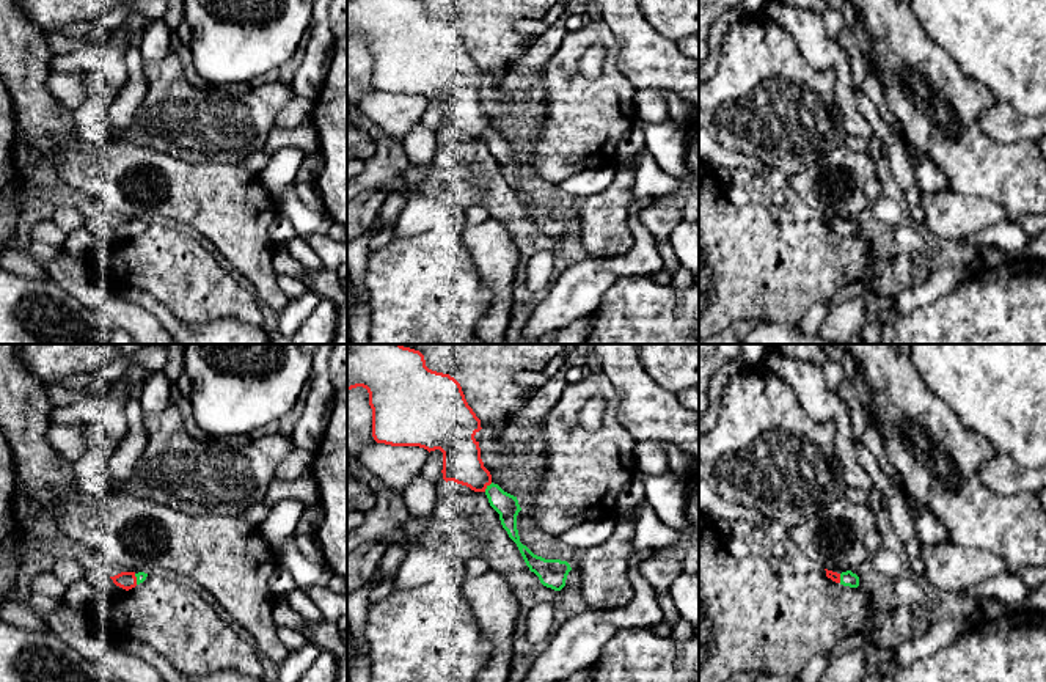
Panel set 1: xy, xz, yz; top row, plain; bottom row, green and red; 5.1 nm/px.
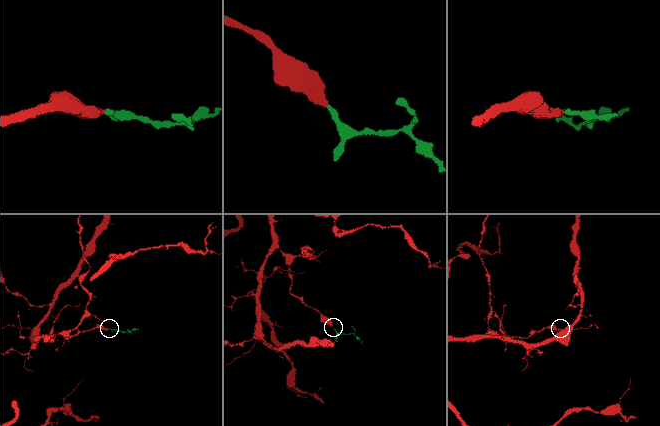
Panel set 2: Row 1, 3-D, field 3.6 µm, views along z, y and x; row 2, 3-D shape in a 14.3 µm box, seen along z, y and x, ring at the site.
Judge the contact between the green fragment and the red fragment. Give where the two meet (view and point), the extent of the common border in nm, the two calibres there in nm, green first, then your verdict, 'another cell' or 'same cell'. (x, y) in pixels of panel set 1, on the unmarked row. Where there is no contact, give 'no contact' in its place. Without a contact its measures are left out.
xz (487, 135) | 60 nm | 120/200 nm | same cell

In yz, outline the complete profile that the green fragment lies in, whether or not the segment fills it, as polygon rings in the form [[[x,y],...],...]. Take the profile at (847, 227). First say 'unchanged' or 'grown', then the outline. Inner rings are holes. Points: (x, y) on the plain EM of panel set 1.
grown | [[[826,218],[826,225],[831,226],[836,231],[840,231],[843,234],[850,234],[850,236],[858,236],[859,234],[859,225],[856,222],[853,222],[851,218],[837,222],[832,218]]]

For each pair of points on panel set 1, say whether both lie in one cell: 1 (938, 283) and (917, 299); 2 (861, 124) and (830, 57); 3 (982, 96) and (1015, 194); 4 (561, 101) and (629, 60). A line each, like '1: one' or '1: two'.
1: one
2: one
3: one
4: two

